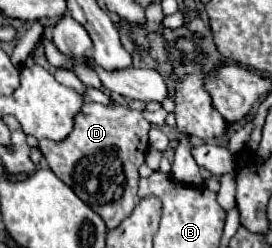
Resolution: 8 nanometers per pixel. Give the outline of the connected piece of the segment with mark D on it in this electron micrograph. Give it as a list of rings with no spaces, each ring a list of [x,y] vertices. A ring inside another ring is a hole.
[[[85,102],[81,112],[73,118],[71,134],[61,142],[39,140],[39,150],[43,152],[49,168],[69,188],[73,188],[87,206],[101,214],[107,228],[117,228],[139,204],[137,168],[143,164],[149,148],[149,128],[151,124],[145,120],[143,112],[129,110],[119,104],[101,106]]]

